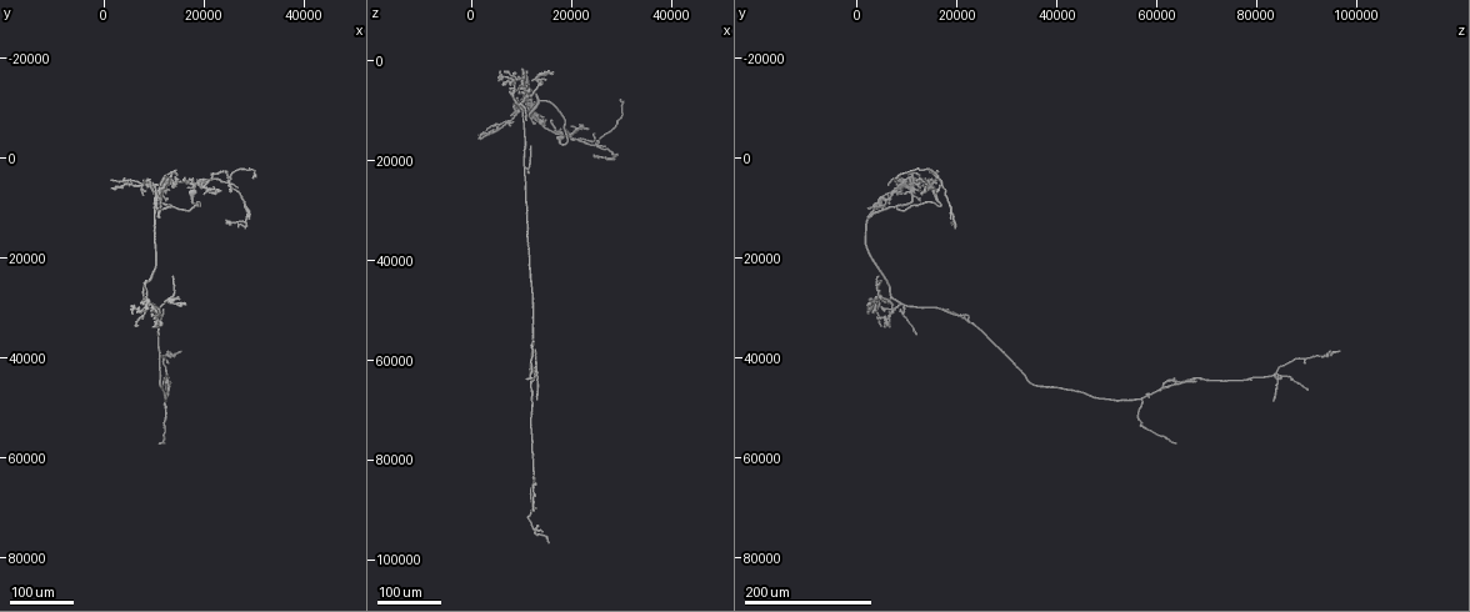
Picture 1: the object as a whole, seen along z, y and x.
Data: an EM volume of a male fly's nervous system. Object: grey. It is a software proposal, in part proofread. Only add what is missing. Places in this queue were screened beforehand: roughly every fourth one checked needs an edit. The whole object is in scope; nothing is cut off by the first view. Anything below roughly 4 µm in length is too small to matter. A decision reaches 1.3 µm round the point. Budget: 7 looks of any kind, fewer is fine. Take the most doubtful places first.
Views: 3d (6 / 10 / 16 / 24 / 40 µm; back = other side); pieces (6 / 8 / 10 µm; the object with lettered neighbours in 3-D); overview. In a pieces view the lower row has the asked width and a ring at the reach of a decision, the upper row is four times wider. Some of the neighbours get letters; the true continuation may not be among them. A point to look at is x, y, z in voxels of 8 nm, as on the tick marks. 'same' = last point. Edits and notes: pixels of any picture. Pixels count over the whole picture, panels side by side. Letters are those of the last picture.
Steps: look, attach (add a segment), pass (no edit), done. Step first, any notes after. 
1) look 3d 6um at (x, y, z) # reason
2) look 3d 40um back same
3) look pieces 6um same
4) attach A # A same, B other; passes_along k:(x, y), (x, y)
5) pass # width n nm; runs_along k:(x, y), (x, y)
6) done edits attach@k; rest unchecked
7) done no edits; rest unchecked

look 3d 24um at (11000, 6500, 8500)

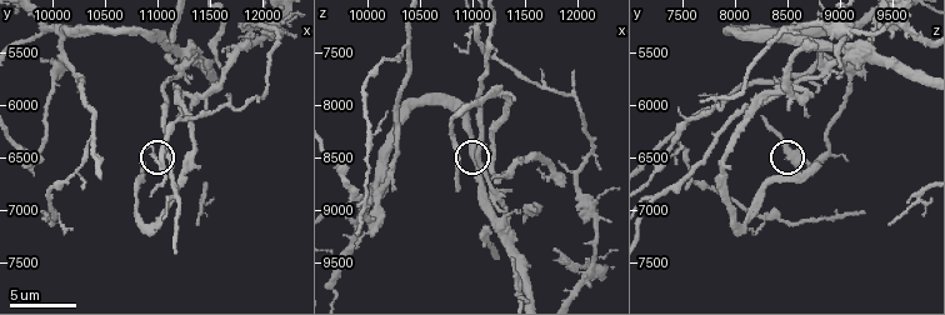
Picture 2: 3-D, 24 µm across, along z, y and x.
look pieces 6um at (10860, 6560, 8780)

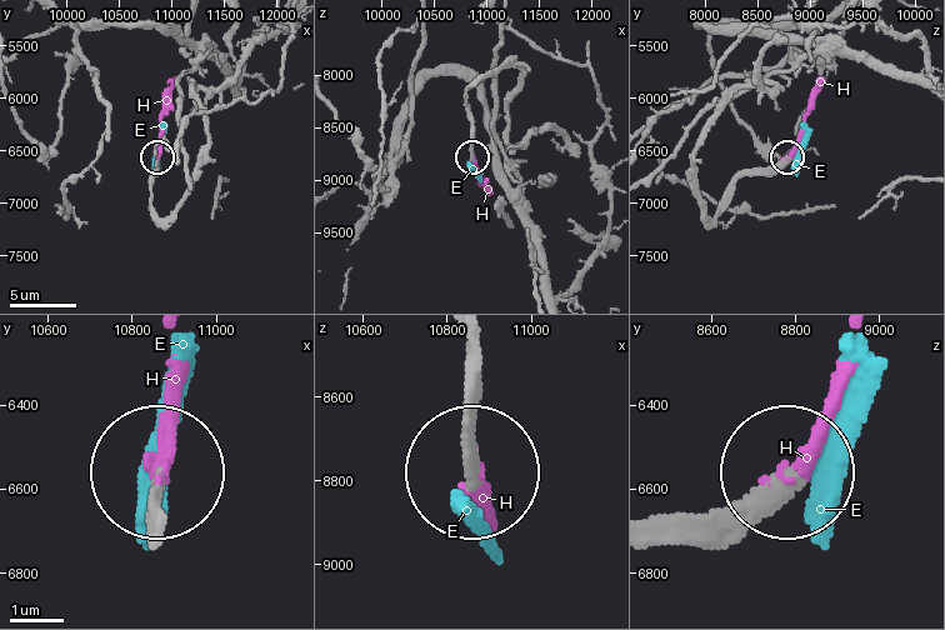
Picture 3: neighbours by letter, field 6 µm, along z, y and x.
attach H # width 260 nm; E other, H same; passes_along 3:(746, 174), (765, 173), (793, 146), (811, 90), (821, 78); it goes on there

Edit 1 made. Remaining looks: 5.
look overview

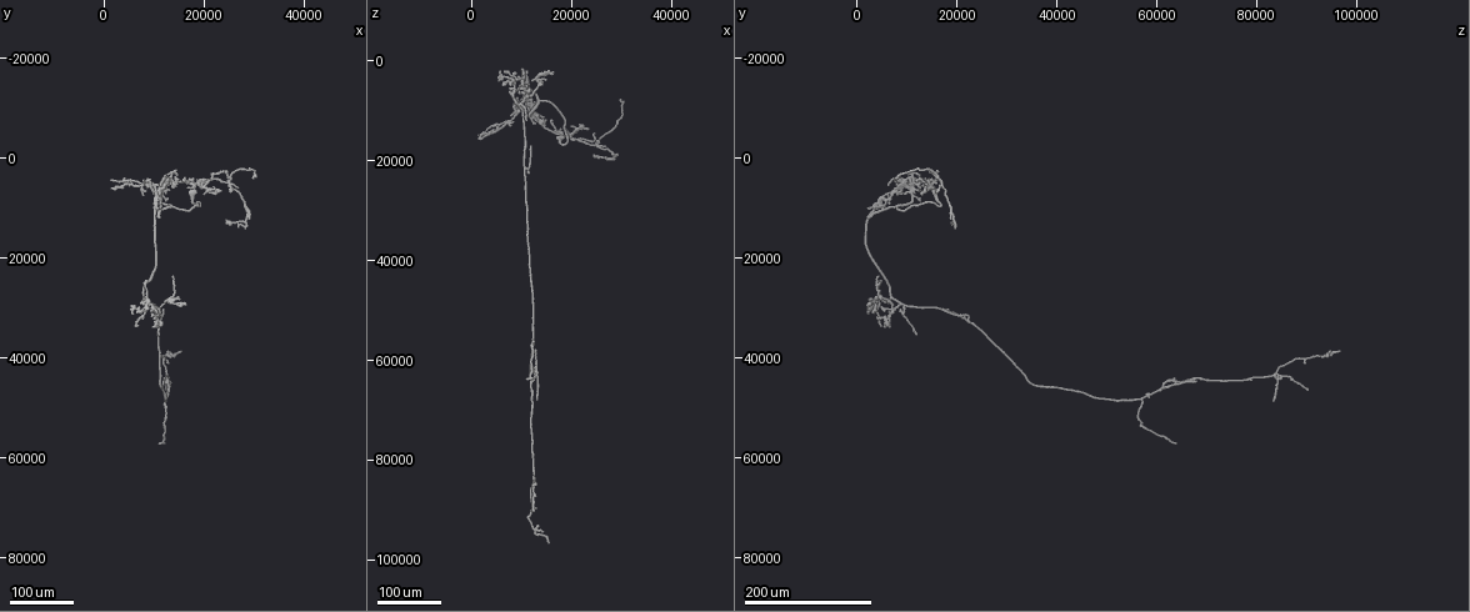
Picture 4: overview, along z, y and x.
look 3d 40um at (18500, 3500, 14000) # end of a long branch

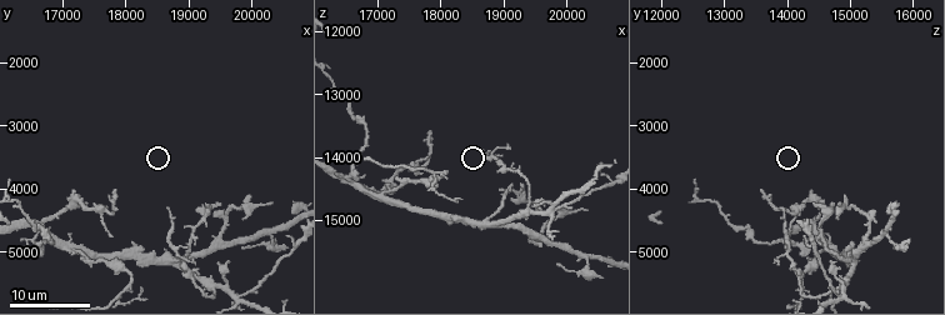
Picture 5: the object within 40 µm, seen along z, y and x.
look pieces 10um at (17850, 4050, 13600) # see the neighbours

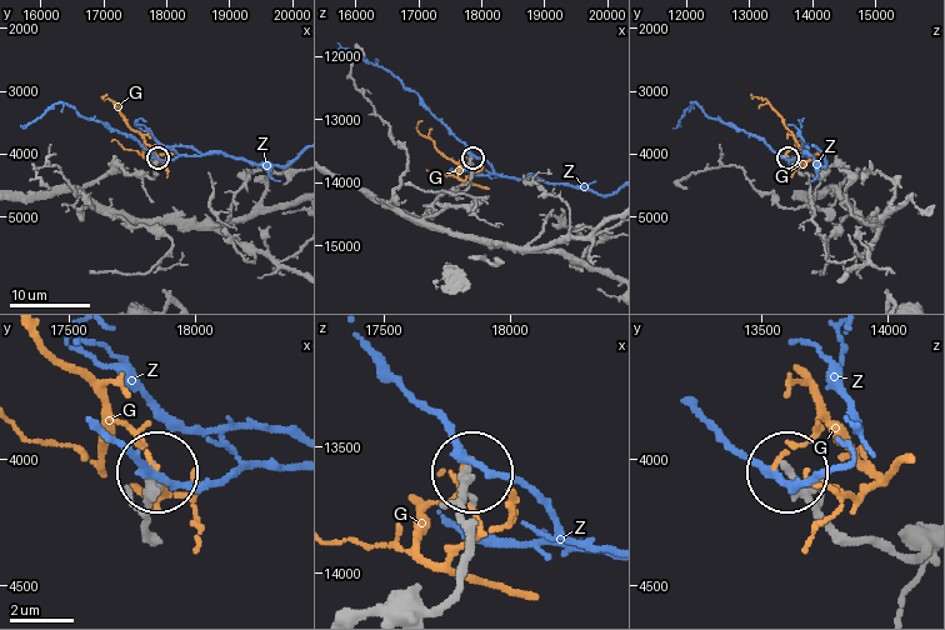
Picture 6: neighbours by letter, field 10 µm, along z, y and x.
pass # width 240 nm; G other, Z other; runs_along 6:(924, 548), (900, 555), (844, 536), (790, 478); no lettered segment goes on from it

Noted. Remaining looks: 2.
look 3d 40um at (20000, 7000, 13500) # branch stops here

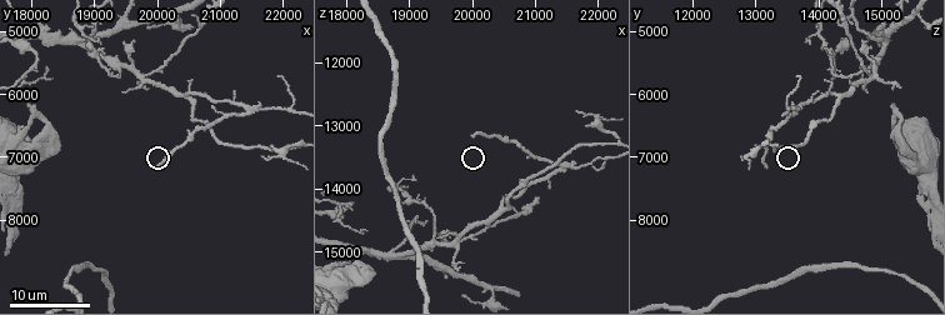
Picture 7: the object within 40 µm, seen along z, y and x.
look pieces 6um at (19950, 7100, 13150)

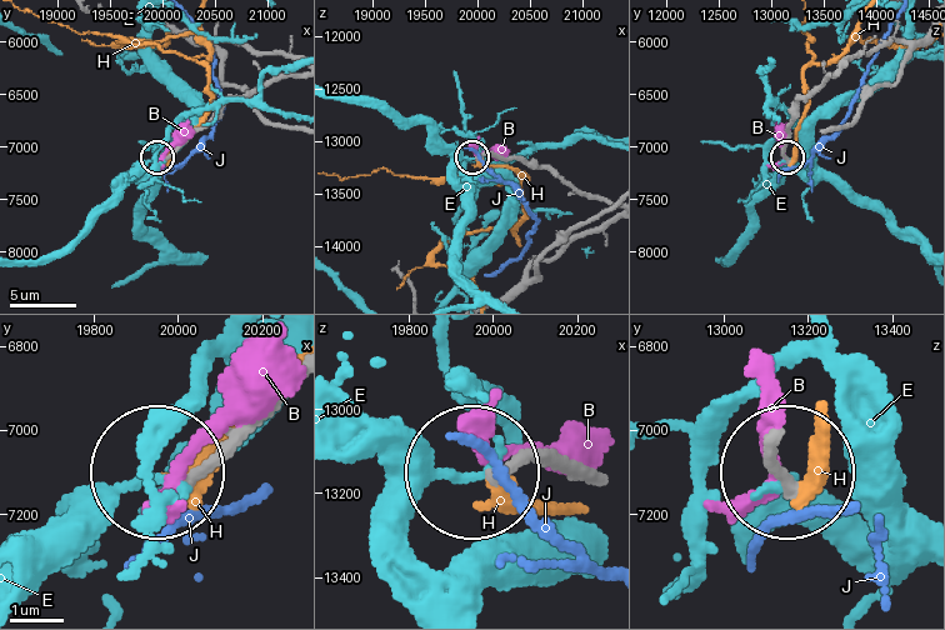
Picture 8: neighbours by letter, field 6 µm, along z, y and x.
pass # B other, E other, H other, J other; runs_along 8:(289, 379), (173, 481); no lettered segment goes on from it

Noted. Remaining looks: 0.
done edits attach@3; rest unchecked

